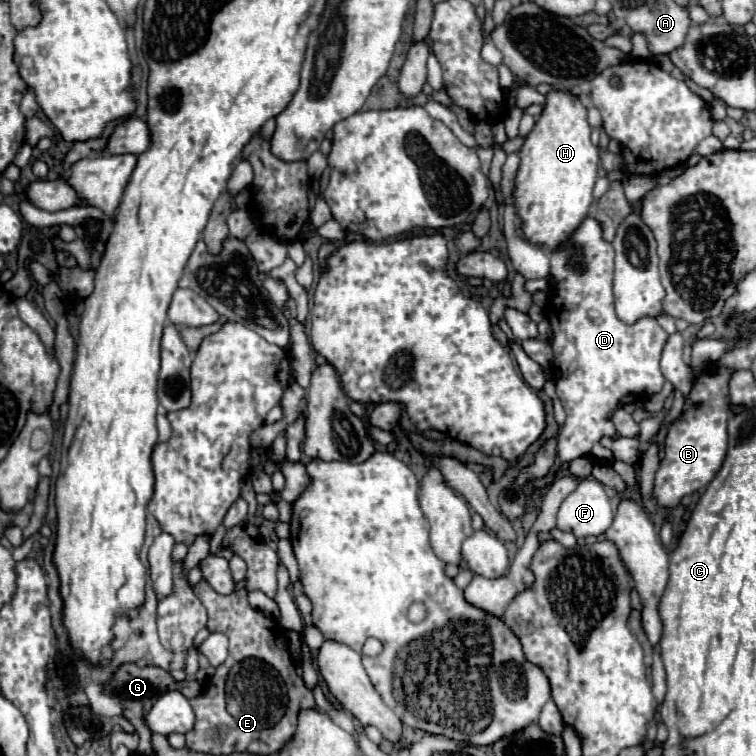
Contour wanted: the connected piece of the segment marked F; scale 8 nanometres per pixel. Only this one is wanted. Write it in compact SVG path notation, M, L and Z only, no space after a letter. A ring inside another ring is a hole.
M586 477L578 487L562 501L558 509L558 529L570 531L578 539L590 535L598 537L612 525L614 513L604 485L592 477Z

